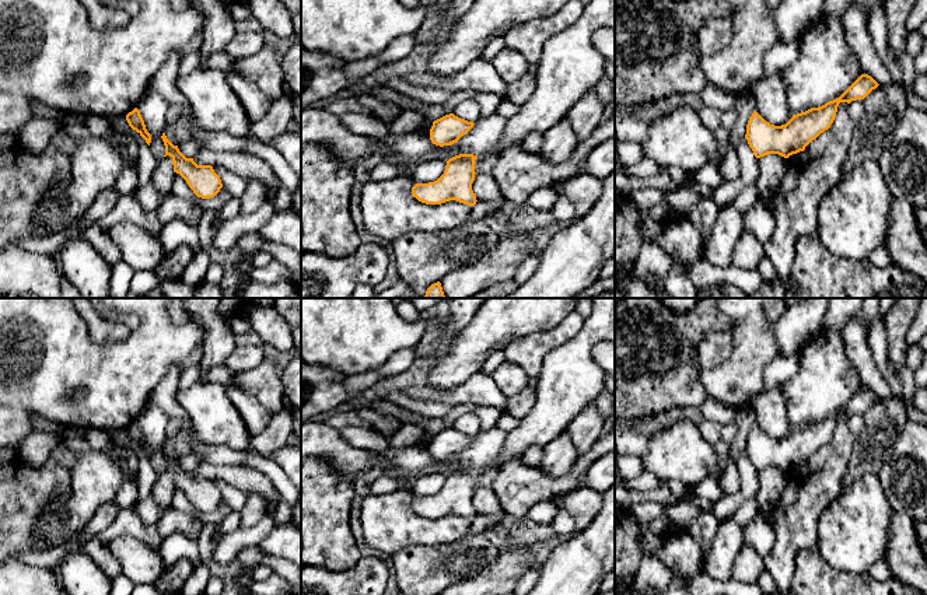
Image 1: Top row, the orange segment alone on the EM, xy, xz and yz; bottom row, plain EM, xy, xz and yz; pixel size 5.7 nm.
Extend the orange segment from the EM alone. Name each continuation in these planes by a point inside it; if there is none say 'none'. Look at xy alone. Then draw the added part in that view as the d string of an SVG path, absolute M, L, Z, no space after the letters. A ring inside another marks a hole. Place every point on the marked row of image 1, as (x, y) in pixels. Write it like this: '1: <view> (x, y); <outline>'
none

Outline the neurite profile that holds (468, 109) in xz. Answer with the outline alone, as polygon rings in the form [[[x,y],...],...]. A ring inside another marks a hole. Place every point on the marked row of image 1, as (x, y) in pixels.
[[[466,98],[461,101],[452,113],[468,122],[476,122],[480,118],[480,106],[473,98]]]

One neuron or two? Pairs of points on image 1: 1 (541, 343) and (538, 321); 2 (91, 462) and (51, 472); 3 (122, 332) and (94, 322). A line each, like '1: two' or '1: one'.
1: two
2: two
3: one

